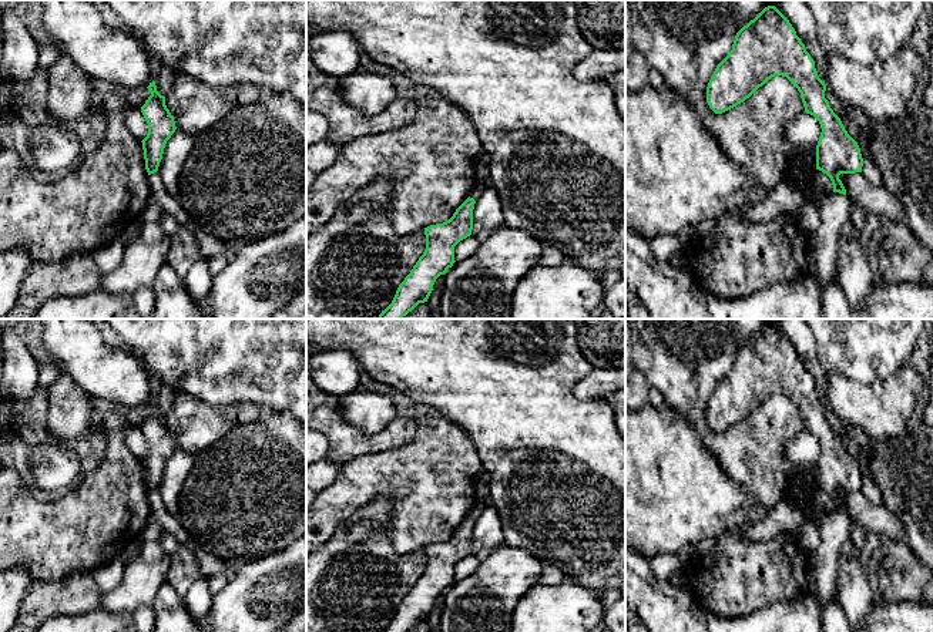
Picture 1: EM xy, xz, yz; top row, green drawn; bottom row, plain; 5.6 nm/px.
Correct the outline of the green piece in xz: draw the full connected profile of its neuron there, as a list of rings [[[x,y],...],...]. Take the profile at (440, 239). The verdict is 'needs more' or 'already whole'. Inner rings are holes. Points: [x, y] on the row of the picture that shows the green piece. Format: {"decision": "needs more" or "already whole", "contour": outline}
{"decision": "already whole", "contour": [[[469,196],[449,221],[424,228],[426,249],[379,319],[402,319],[419,303],[427,302],[436,279],[456,262],[454,246],[471,235],[474,204]]]}

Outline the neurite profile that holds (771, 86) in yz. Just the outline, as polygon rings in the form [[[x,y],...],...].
[[[630,0],[634,50],[640,51],[650,67],[664,77],[668,88],[685,98],[704,125],[715,135],[724,154],[756,184],[772,192],[781,181],[789,181],[796,184],[806,195],[812,188],[812,177],[816,169],[816,151],[801,152],[785,139],[786,125],[796,115],[805,112],[801,93],[786,77],[772,77],[744,102],[722,114],[715,114],[707,102],[708,83],[716,65],[732,50],[736,33],[768,6],[773,6],[773,0]]]

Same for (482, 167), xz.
[[[483,155],[480,161],[476,164],[476,181],[486,184],[489,181],[489,161],[487,157]]]

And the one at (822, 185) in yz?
[[[815,169],[812,177],[812,188],[805,195],[805,201],[810,202],[815,206],[820,206],[825,198],[833,192],[833,185],[830,178],[819,169]]]

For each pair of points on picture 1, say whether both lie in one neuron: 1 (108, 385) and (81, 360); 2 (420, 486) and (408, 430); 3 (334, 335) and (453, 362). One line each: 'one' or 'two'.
1: one
2: two
3: one

